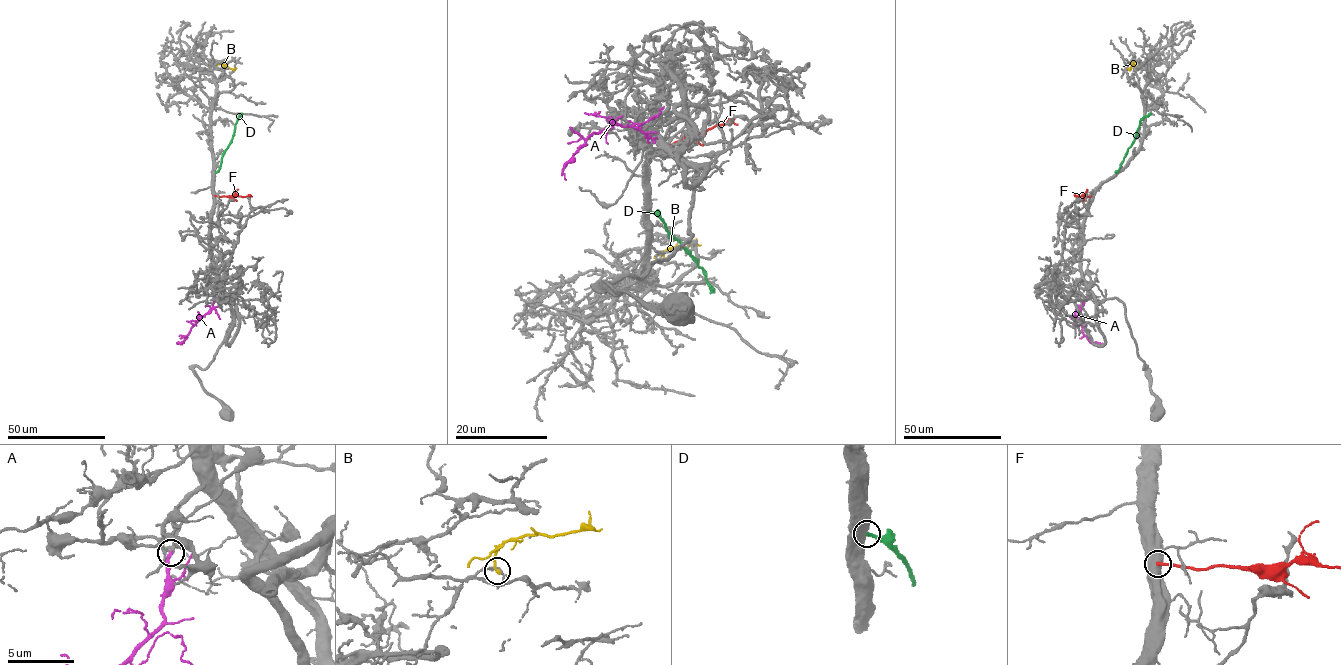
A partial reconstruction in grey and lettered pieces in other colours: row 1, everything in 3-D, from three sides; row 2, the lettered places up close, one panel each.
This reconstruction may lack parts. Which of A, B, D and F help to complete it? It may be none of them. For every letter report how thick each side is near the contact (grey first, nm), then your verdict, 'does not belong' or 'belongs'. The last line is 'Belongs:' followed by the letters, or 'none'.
A: 280 nm thick on the grey side, 280 nm on the other; belongs
B: 190 nm thick on the grey side, 200 nm on the other; does not belong
D: 700 nm thick on the grey side, 240 nm on the other; does not belong
F: 750 nm thick on the grey side, 240 nm on the other; does not belong
Belongs: A

